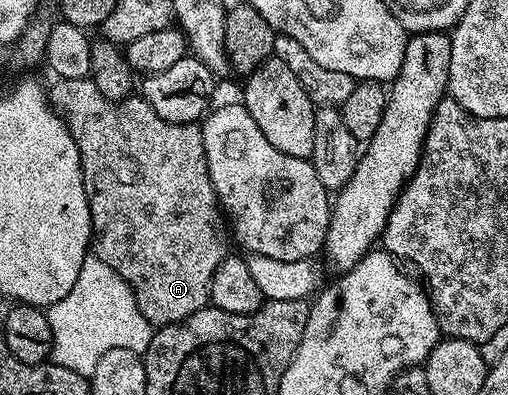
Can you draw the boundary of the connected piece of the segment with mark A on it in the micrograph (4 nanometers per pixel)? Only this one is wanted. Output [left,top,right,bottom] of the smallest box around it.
[50,77,230,327]

